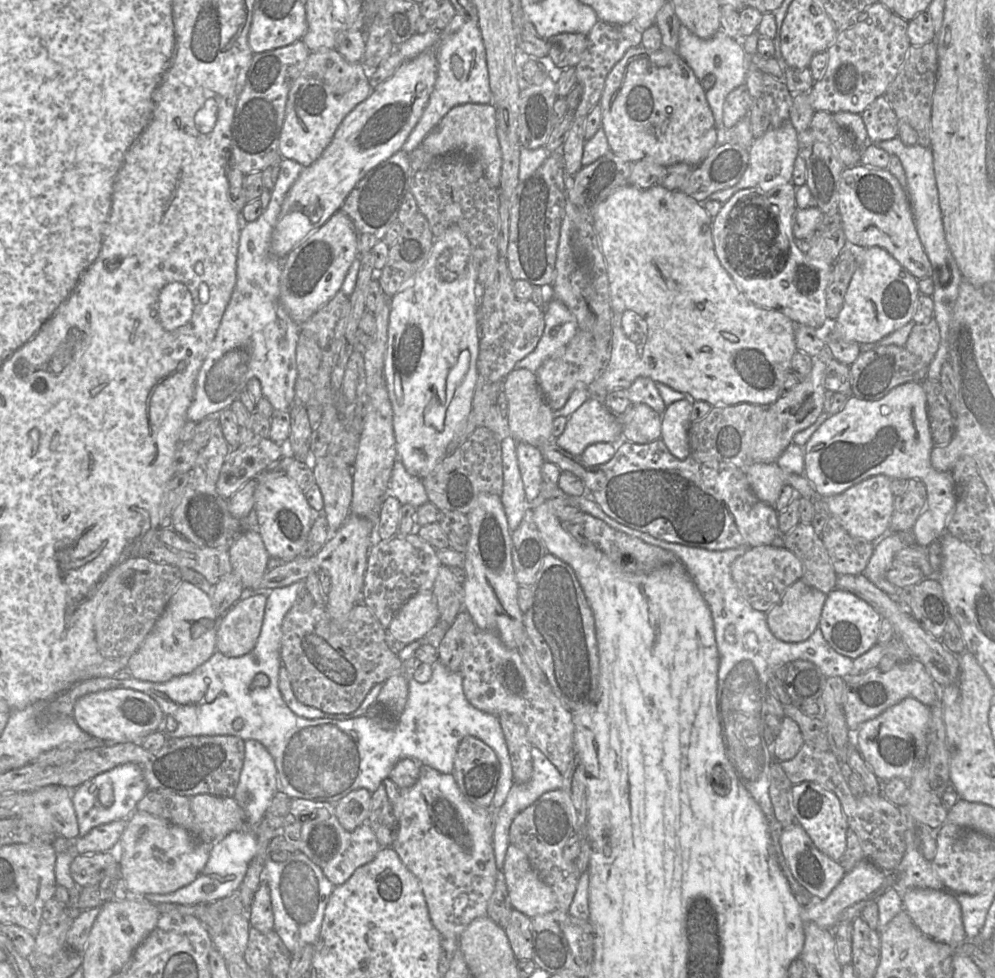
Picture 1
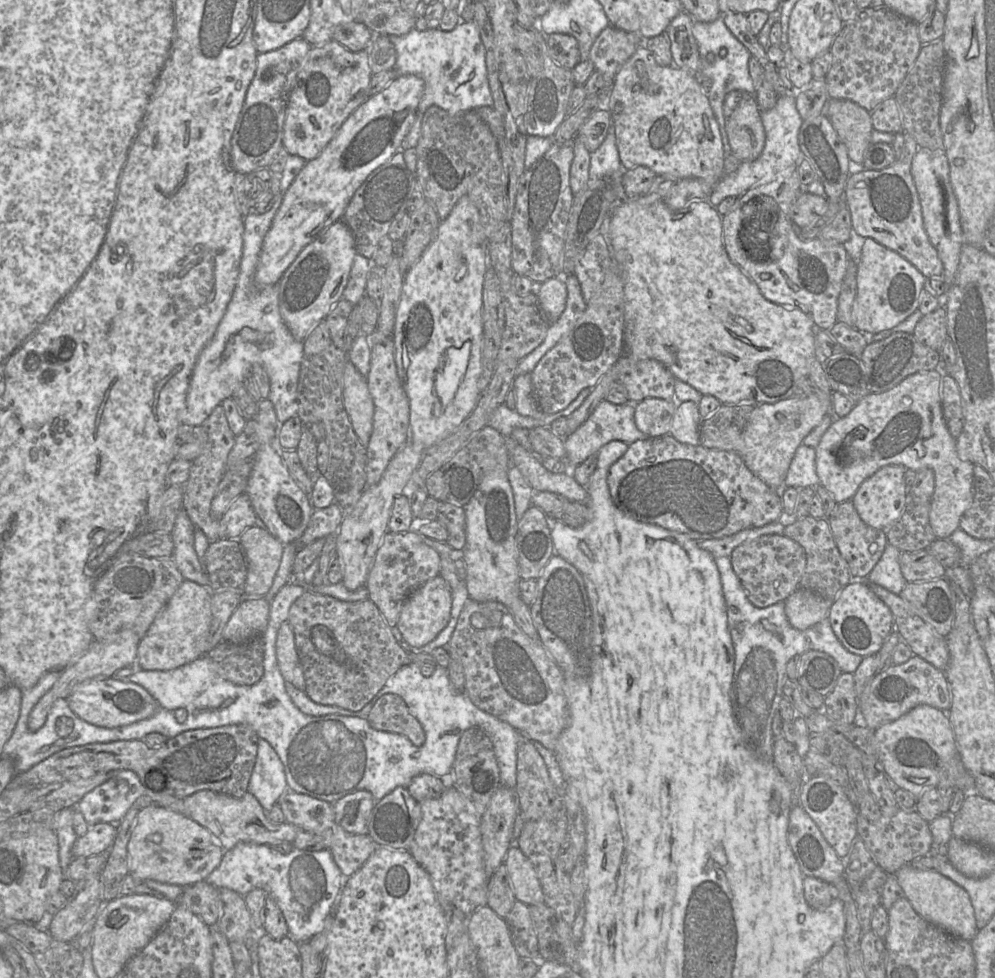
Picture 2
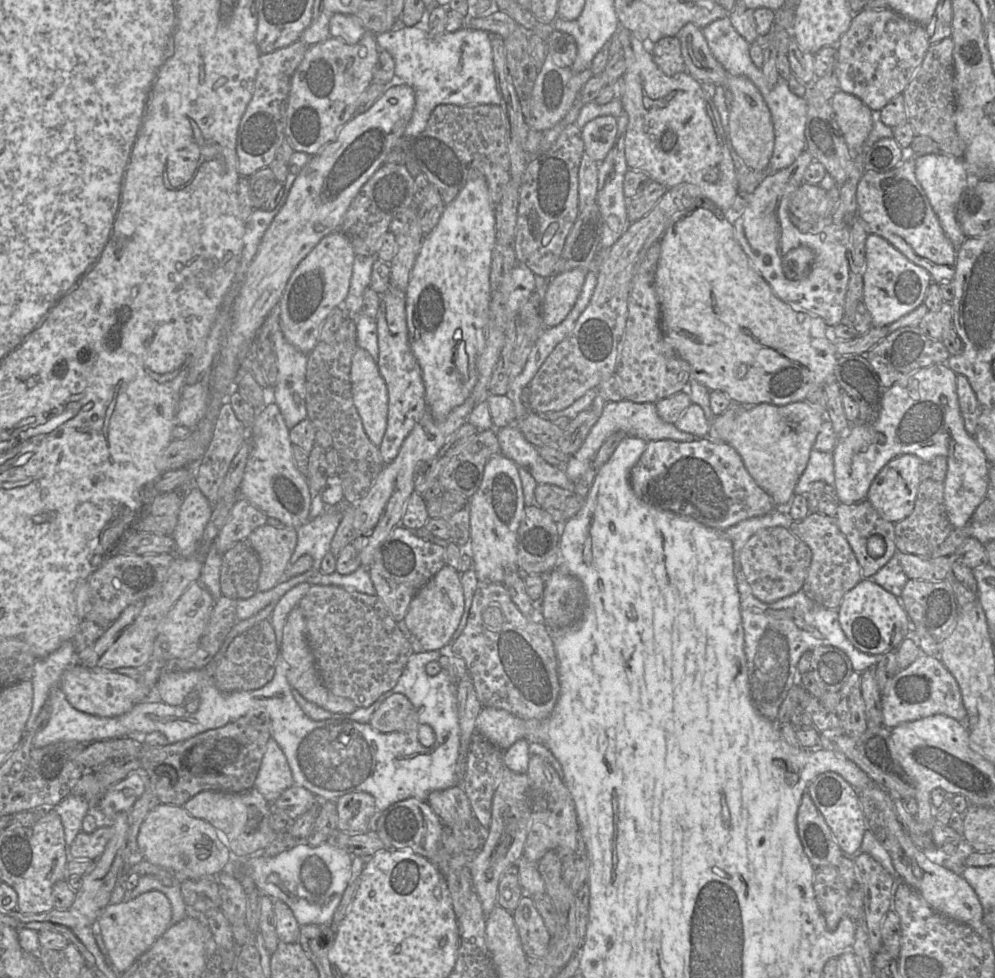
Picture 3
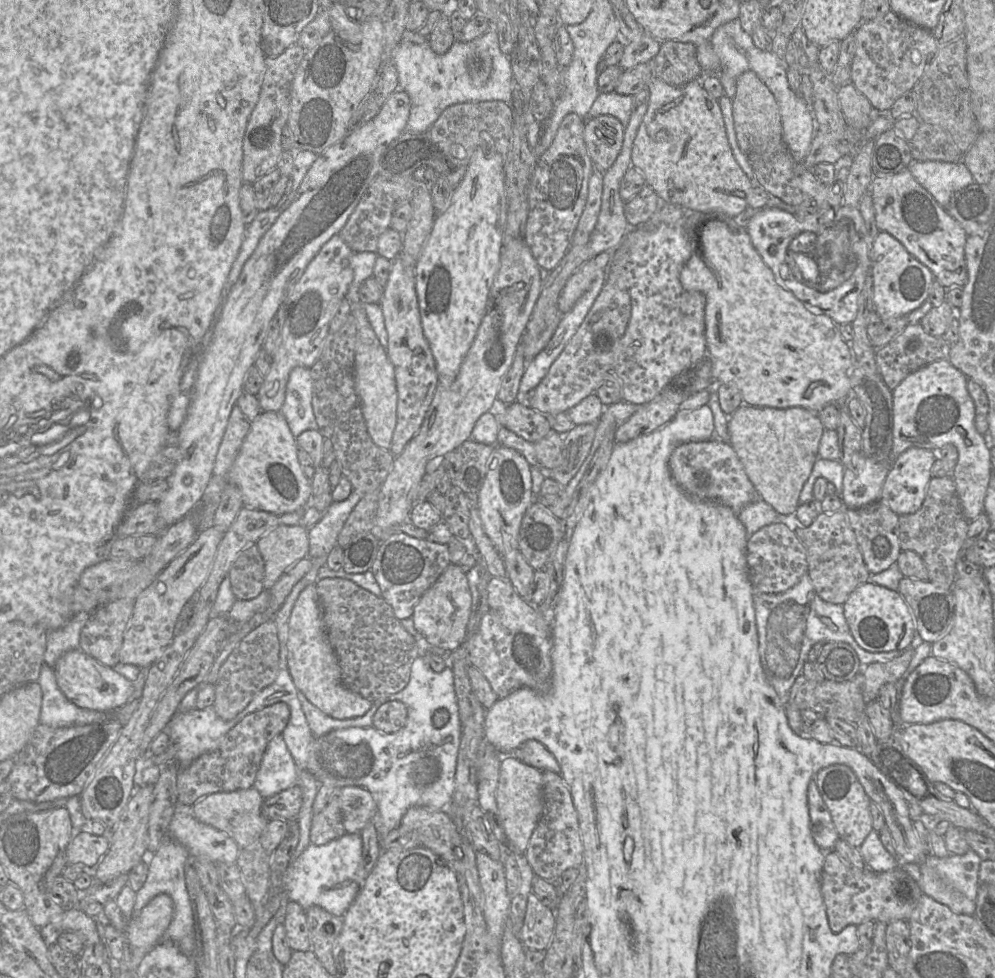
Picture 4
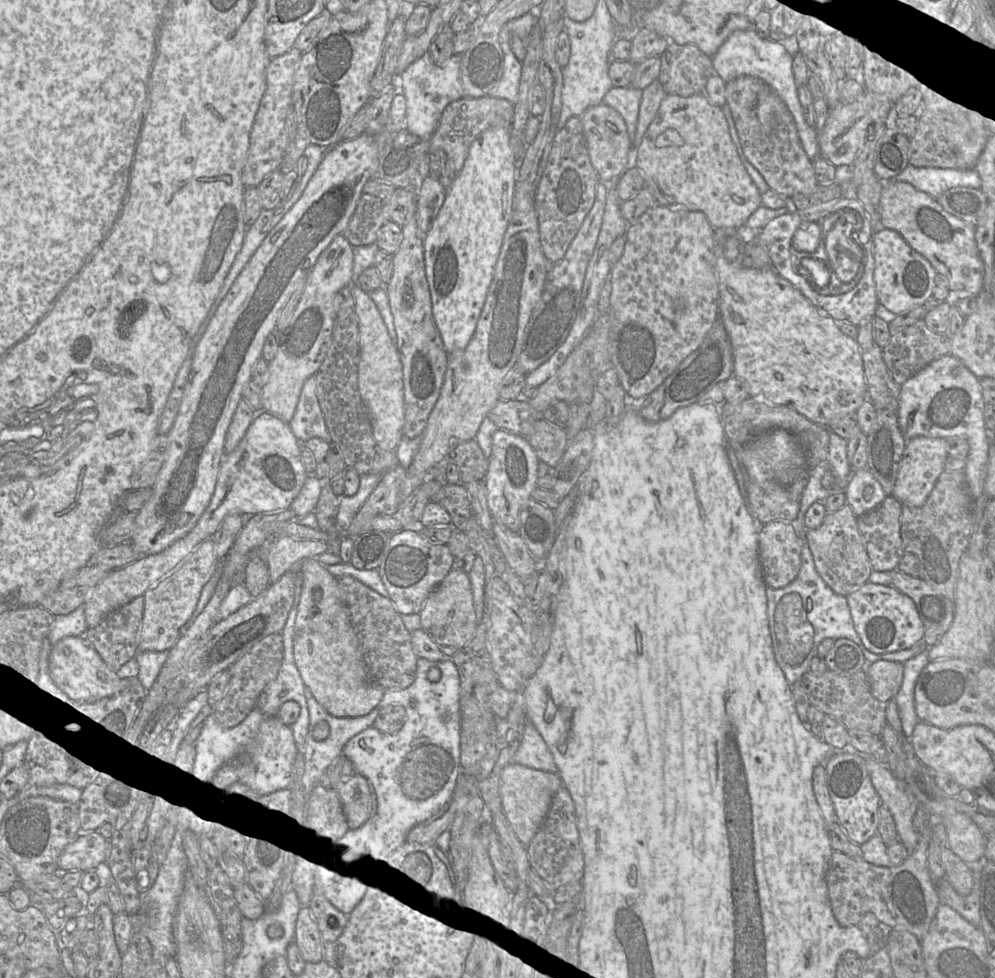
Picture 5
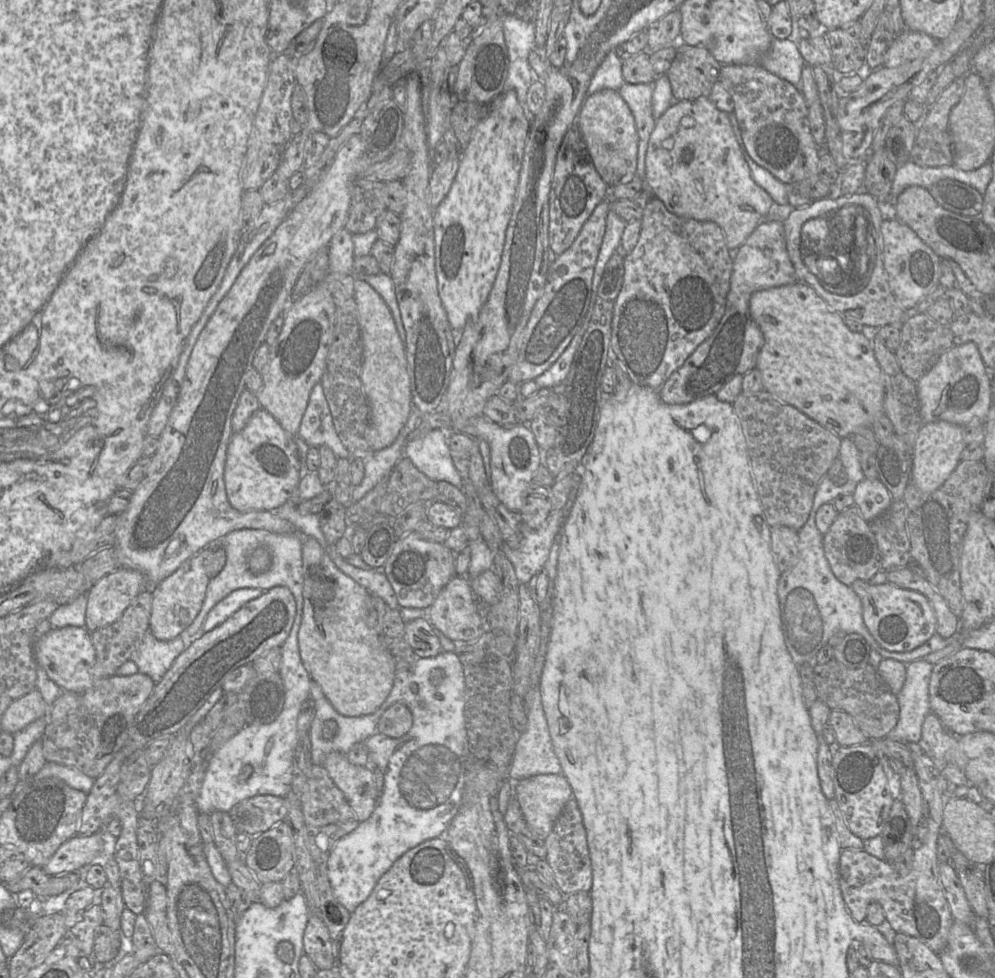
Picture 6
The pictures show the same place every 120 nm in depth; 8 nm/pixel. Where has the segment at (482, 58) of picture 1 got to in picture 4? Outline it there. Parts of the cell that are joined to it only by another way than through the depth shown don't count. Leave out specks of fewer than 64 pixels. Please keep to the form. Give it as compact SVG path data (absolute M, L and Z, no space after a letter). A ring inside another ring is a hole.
M493 29L469 42L456 39L442 55L436 54L427 41L413 43L404 39L393 51L392 63L398 72L399 89L404 90L411 100L411 112L405 129L409 133L427 131L447 107L457 103L499 100L511 104L513 101L511 61L501 52L497 33ZM475 51L487 51L493 61L490 77L480 87L472 84L468 71L469 60Z

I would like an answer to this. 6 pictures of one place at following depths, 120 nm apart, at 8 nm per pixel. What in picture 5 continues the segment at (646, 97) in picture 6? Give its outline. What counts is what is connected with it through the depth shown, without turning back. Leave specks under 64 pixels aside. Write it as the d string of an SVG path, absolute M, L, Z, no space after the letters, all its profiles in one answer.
M612 87L604 96L602 103L617 110L623 117L629 138L635 137L642 90L628 87Z

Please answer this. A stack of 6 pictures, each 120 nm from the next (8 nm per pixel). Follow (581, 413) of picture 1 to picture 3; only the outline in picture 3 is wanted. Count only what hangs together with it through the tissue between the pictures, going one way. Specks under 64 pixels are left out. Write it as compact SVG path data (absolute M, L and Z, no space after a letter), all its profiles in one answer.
M625 399L618 402L607 402L599 419L591 428L579 450L567 459L565 473L568 478L576 482L591 466L595 454L603 443L613 433L618 431L624 431L628 437L637 437L646 441L673 440L677 442L691 442L696 439L702 439L678 430L675 424L663 421L657 413L655 403L634 403Z

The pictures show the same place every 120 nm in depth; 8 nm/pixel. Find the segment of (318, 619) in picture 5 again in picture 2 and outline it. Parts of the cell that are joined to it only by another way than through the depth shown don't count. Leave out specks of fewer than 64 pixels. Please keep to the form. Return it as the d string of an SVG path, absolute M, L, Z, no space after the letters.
M284 621L278 630L276 656L285 682L289 682L299 690L304 691L305 678L295 647L294 633L288 621Z

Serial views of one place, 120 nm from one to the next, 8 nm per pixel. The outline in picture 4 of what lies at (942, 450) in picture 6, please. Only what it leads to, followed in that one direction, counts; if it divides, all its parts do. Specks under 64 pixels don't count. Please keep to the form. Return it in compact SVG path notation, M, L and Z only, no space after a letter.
M910 447L899 454L892 462L883 482L880 500L896 514L912 514L922 505L931 476L931 467L936 461L936 451L926 448Z

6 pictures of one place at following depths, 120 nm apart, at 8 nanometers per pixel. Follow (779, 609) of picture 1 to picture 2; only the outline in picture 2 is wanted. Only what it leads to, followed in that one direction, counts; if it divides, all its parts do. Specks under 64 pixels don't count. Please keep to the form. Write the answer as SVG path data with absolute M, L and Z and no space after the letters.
M798 588L784 601L784 609L790 625L806 630L827 617L831 600L819 594Z

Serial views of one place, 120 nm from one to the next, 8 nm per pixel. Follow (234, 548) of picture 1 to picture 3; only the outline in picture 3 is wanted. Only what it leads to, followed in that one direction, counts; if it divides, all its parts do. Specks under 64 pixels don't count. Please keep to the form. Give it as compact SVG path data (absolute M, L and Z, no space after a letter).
M264 524L253 530L246 539L260 560L257 592L277 585L284 574L297 543L297 528L275 528Z

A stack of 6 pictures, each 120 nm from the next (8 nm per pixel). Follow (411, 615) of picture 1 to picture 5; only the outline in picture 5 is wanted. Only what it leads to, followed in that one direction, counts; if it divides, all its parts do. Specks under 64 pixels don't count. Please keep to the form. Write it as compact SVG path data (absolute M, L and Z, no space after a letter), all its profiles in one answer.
M452 568L441 583L430 593L419 614L421 629L437 645L452 646L459 650L465 647L472 640L477 627L468 574Z

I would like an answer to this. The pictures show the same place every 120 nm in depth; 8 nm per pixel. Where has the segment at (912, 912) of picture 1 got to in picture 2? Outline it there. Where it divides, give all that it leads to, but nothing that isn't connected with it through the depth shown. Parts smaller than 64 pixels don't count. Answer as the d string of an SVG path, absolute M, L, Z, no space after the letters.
M906 864L895 872L904 896L915 911L952 936L971 941L978 931L974 908L964 888L936 870L922 870Z

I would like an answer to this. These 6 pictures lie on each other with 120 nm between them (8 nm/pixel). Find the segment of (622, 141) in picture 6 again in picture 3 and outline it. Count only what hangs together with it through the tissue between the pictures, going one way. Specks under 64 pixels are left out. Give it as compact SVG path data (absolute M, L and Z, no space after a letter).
M612 115L596 117L582 128L585 152L596 162L602 162L617 137L617 118Z

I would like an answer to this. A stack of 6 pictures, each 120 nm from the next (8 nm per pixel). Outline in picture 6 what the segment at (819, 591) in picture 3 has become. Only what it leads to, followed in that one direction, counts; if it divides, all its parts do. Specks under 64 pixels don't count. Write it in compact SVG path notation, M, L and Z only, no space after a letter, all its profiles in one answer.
M855 505L837 514L829 530L823 535L823 549L825 557L835 577L843 584L851 586L855 580L869 581L881 568L881 553L877 540L870 529L869 522L860 514Z

